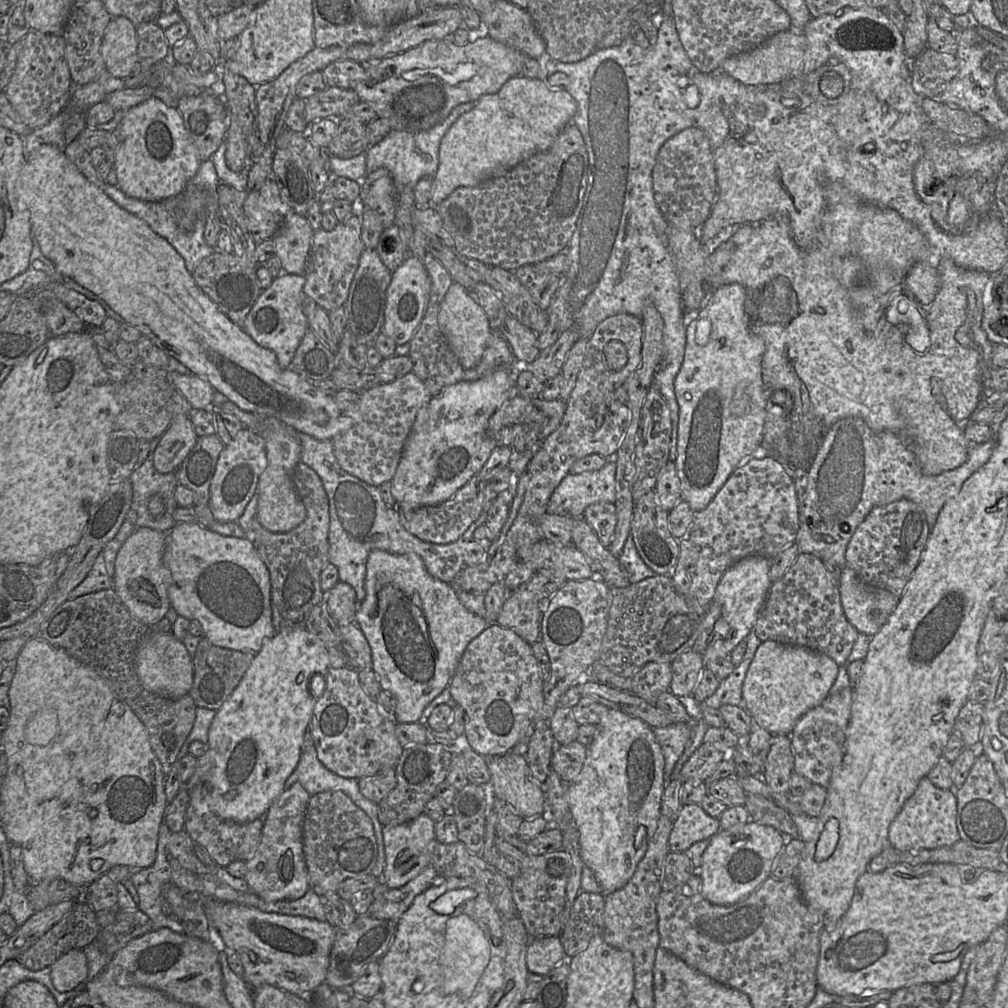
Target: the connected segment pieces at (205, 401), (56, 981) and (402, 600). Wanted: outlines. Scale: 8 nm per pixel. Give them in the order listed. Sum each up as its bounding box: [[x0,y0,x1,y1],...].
[[169,372,215,409],[50,949,88,992],[354,550,488,723]]

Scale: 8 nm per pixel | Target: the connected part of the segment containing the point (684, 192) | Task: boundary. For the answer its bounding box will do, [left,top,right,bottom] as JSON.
[652,127,716,231]

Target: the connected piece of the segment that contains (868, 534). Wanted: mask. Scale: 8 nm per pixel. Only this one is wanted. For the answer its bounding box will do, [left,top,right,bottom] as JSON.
[846,499,931,598]

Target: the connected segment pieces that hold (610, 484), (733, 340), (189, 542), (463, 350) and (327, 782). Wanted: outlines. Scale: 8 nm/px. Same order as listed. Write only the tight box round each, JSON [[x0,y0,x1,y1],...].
[[546,457,615,519],[674,284,767,511],[163,522,276,653],[438,283,492,370],[284,745,385,879]]

